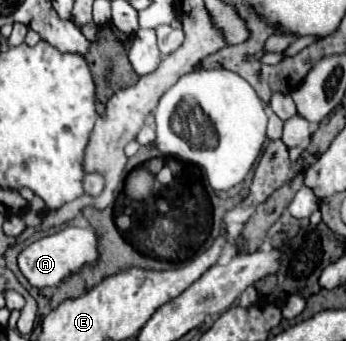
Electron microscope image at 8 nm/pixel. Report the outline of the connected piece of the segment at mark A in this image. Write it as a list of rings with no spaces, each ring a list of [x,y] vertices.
[[[66,226],[50,236],[44,236],[28,244],[18,254],[18,268],[32,286],[46,288],[46,286],[58,286],[58,282],[62,282],[66,274],[72,274],[74,270],[78,270],[78,266],[84,266],[86,262],[94,262],[94,258],[98,258],[98,238],[94,230]]]

